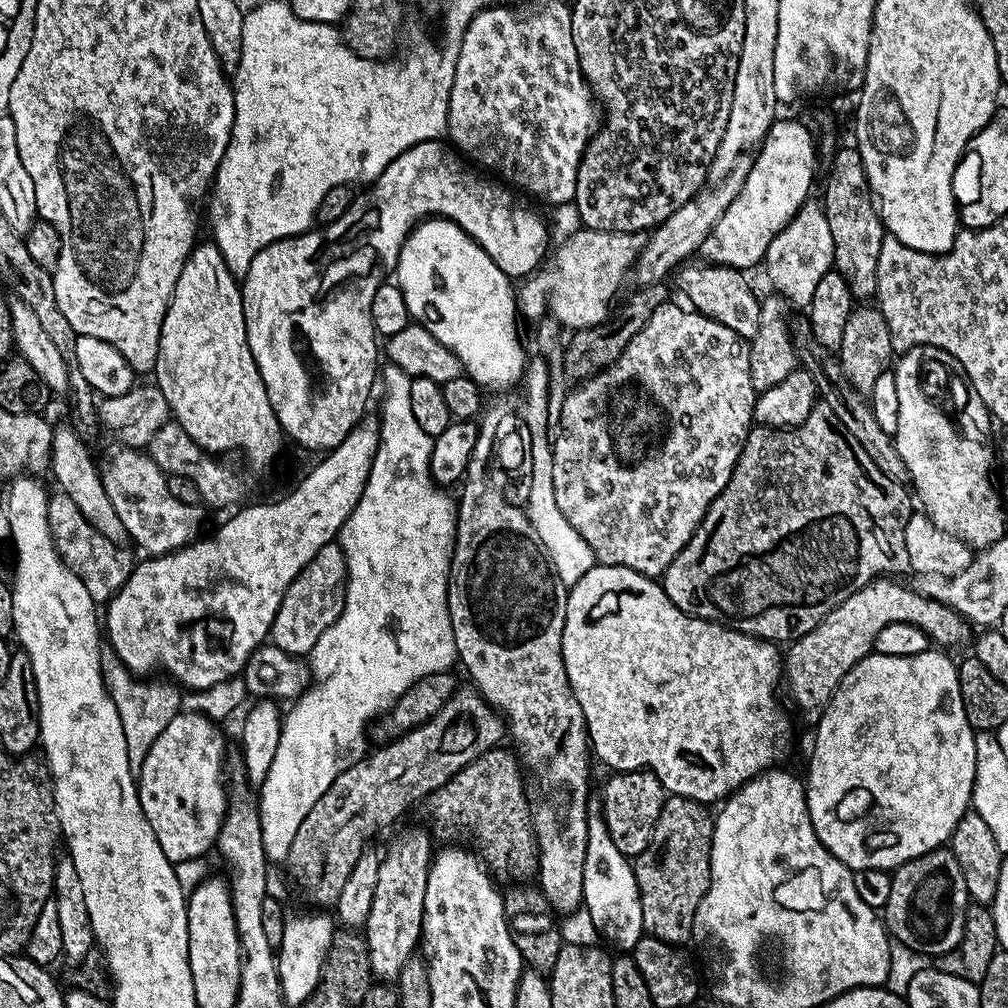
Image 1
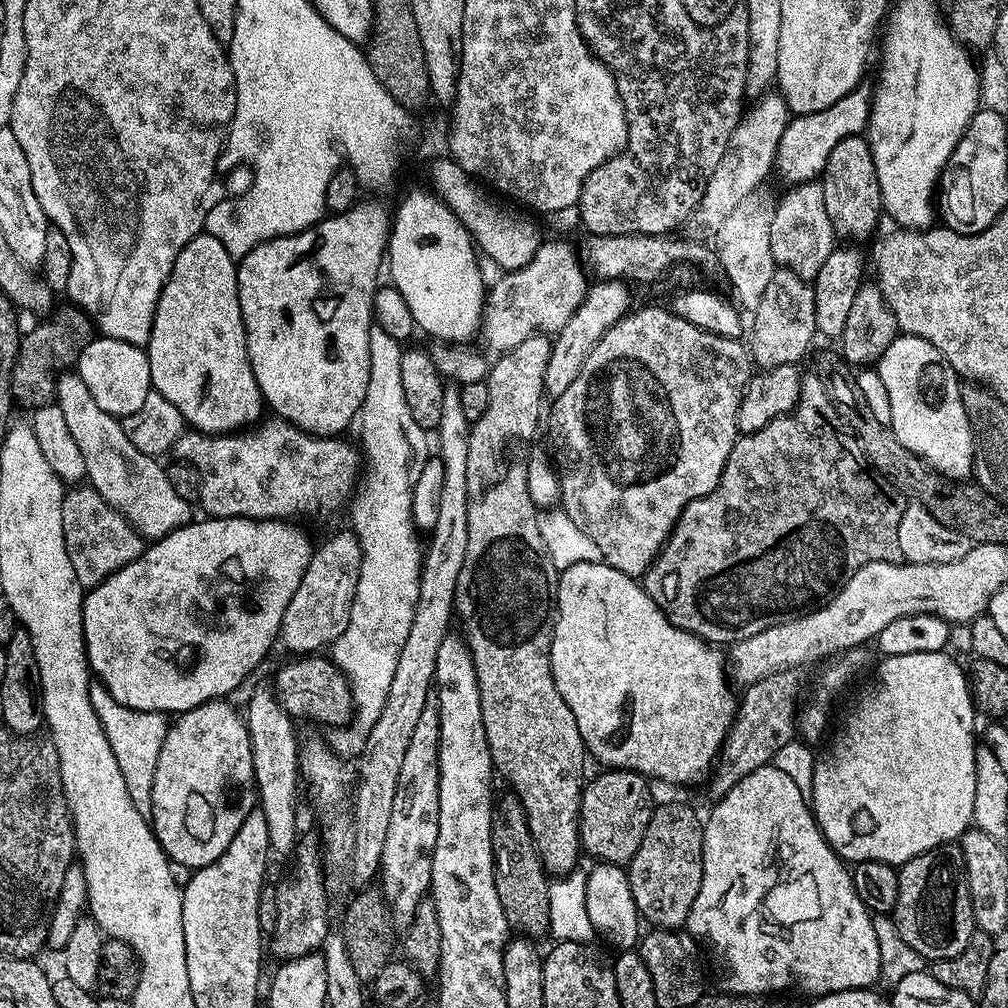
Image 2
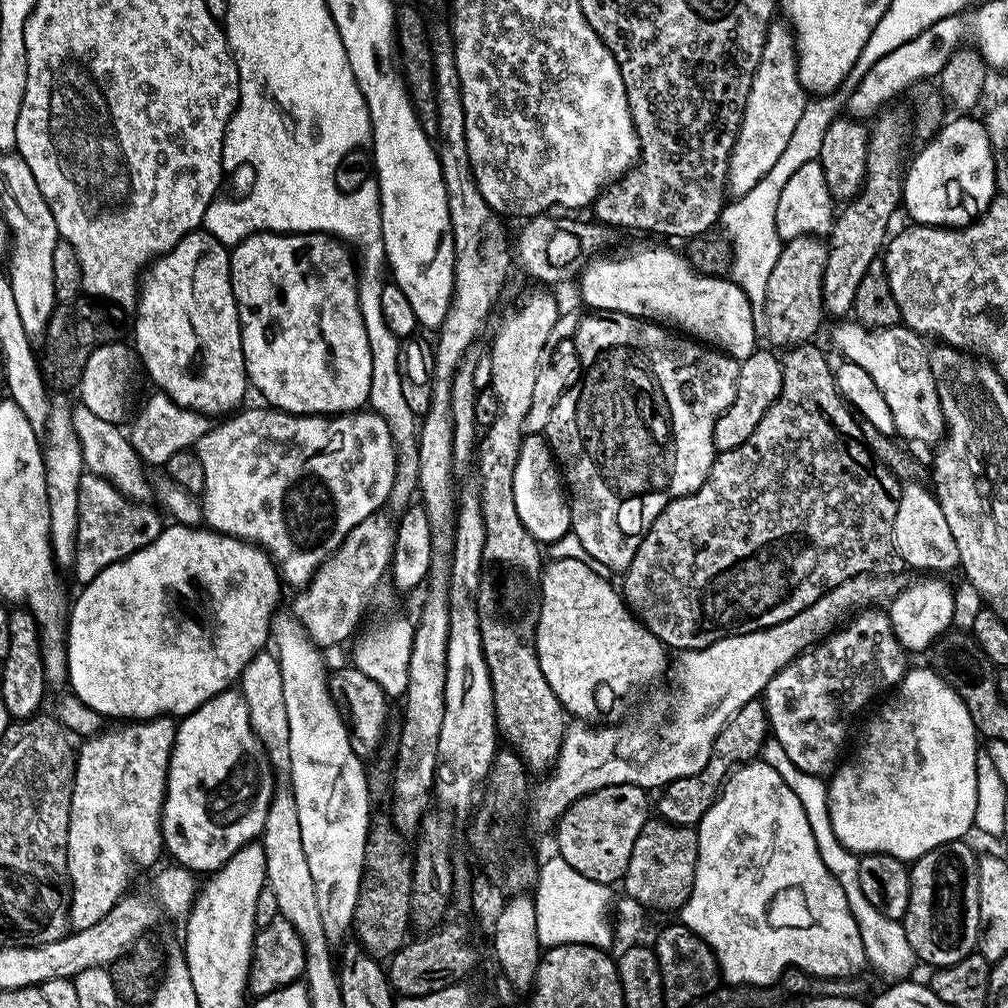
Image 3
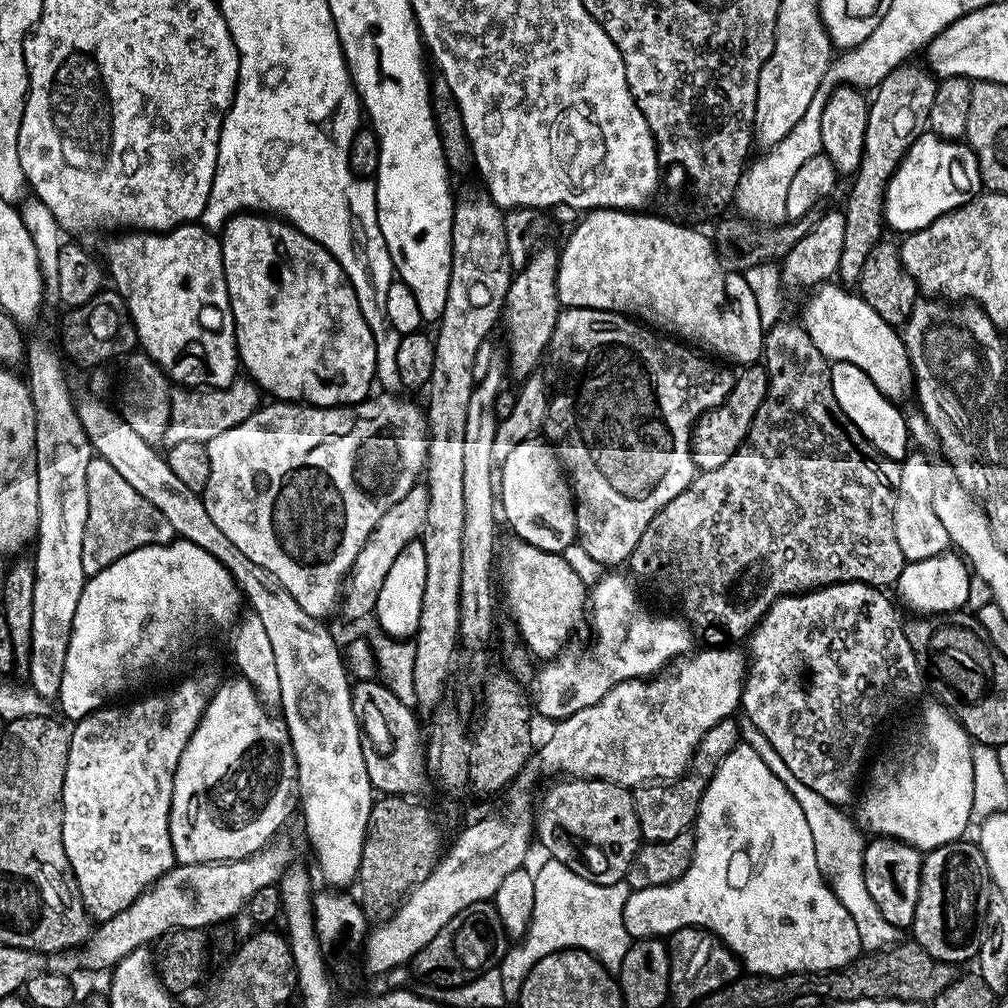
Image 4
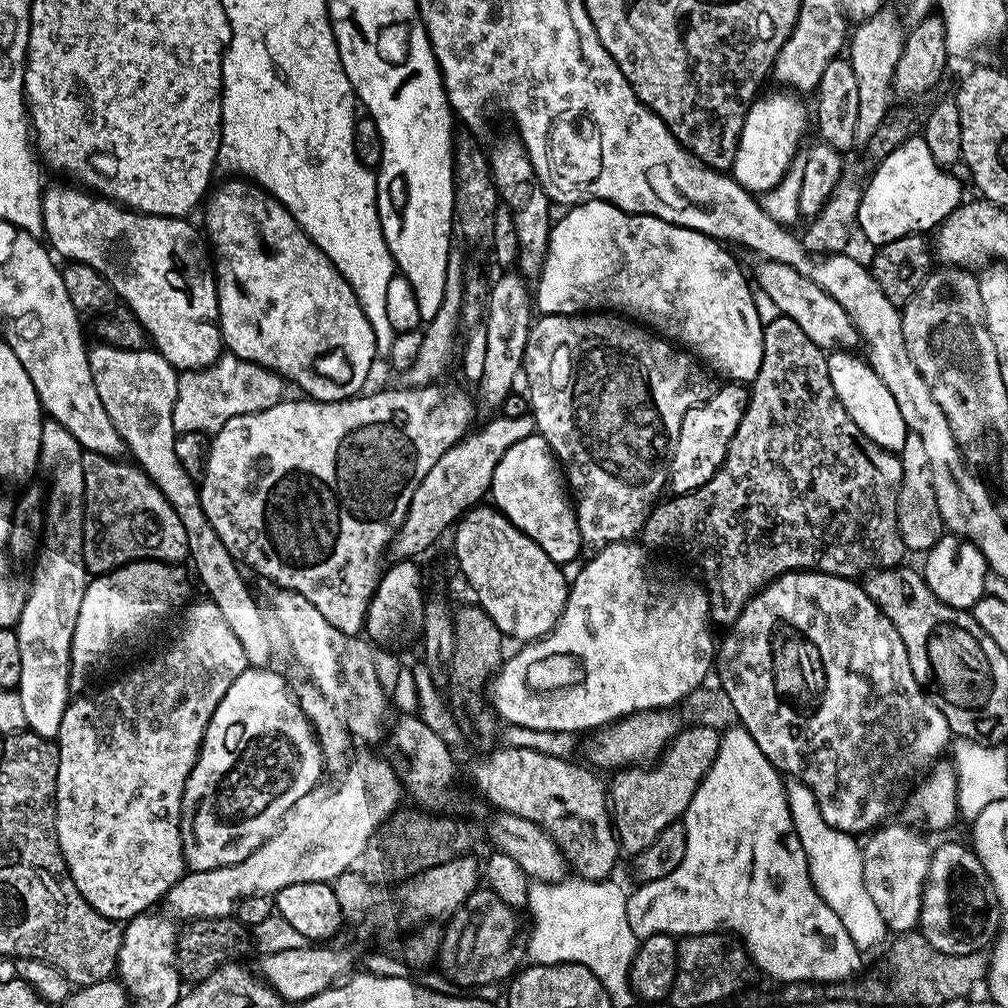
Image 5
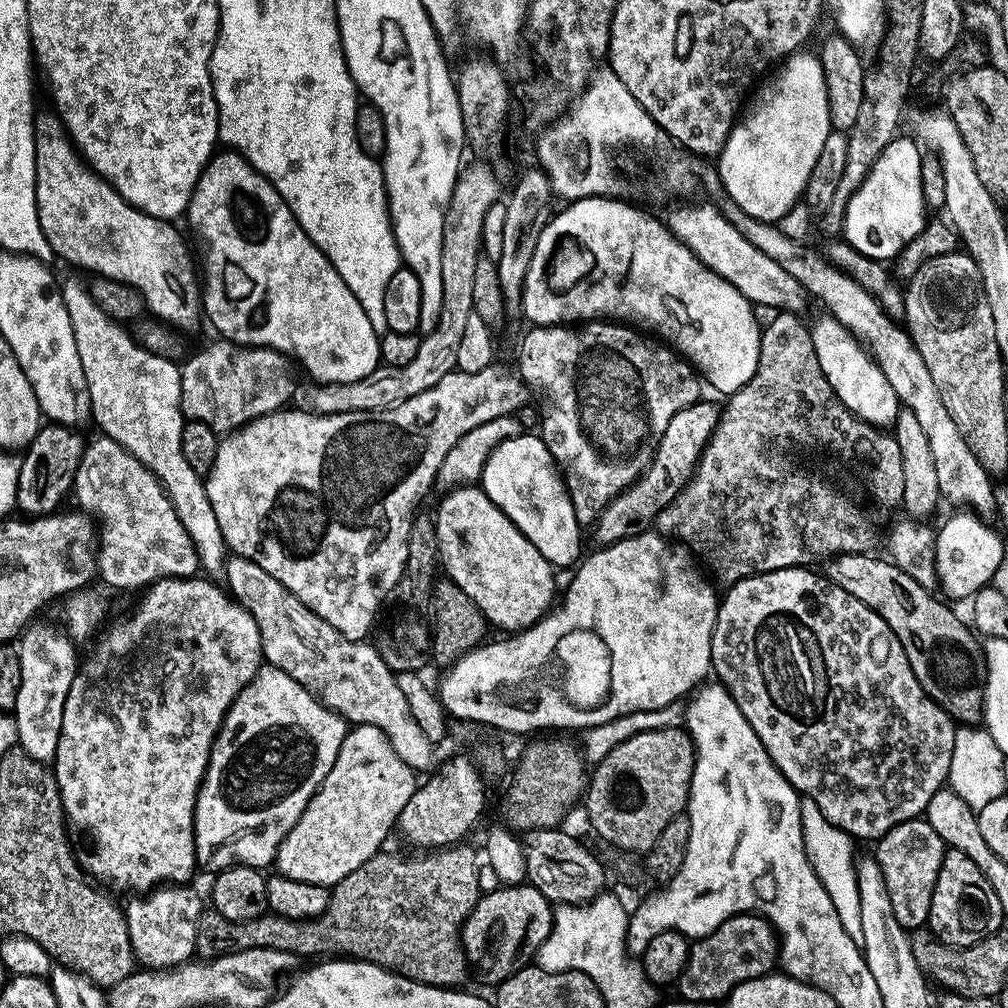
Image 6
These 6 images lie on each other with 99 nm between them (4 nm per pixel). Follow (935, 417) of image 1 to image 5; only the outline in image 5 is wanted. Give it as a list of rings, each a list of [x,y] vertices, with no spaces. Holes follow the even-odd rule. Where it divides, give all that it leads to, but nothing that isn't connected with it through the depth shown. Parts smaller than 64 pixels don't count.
[[[761,259],[759,263],[756,268],[756,280],[754,276],[755,287],[766,290],[774,306],[778,306],[780,315],[794,318],[794,322],[802,326],[802,331],[806,338],[810,338],[810,342],[825,350],[852,350],[857,347],[855,344],[861,343],[860,334],[846,310],[842,310],[842,306],[838,306],[838,302],[834,302],[834,298],[830,298],[826,290],[822,290],[822,286],[798,274],[798,270],[794,270],[789,264],[779,264],[766,259]]]

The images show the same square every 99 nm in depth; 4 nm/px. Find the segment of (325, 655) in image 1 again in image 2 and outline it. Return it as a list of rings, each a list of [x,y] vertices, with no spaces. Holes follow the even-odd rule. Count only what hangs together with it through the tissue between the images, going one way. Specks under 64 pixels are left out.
[[[375,326],[370,330],[370,382],[366,386],[364,406],[358,416],[358,428],[359,424],[364,431],[362,450],[366,455],[366,475],[362,480],[362,491],[351,505],[350,528],[356,533],[360,553],[364,557],[360,563],[360,577],[348,625],[343,634],[330,645],[330,659],[343,670],[345,678],[348,679],[354,705],[354,726],[337,731],[337,736],[330,740],[331,747],[340,754],[359,754],[364,749],[368,732],[374,722],[378,722],[378,714],[382,714],[382,706],[386,706],[386,698],[390,694],[390,682],[394,682],[398,654],[406,642],[406,634],[410,634],[410,622],[414,622],[414,610],[420,597],[422,540],[416,537],[418,529],[412,522],[412,495],[422,474],[422,466],[429,455],[428,440],[424,437],[427,436],[425,429],[420,428],[414,418],[410,418],[410,409],[407,408],[406,397],[402,394],[401,341],[390,338],[386,330]]]

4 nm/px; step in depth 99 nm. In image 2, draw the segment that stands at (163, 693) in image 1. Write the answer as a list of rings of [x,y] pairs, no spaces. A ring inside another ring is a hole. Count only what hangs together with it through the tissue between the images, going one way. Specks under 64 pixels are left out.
[[[93,681],[88,691],[91,705],[94,706],[98,720],[102,722],[103,732],[114,751],[114,758],[118,761],[122,778],[125,778],[126,792],[138,814],[144,821],[153,820],[153,782],[154,772],[157,770],[158,755],[161,754],[162,744],[170,727],[169,717],[158,711],[130,710],[109,694],[103,683]]]

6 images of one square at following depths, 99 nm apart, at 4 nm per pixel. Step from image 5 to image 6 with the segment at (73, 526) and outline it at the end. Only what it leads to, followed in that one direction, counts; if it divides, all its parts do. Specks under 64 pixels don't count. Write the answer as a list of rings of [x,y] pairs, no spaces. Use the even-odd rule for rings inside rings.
[[[40,624],[37,628],[32,626],[18,640],[22,662],[22,687],[18,689],[18,702],[14,709],[18,744],[26,754],[45,762],[55,761],[58,738],[62,734],[66,694],[78,671],[73,641],[57,628],[51,628],[48,624]]]

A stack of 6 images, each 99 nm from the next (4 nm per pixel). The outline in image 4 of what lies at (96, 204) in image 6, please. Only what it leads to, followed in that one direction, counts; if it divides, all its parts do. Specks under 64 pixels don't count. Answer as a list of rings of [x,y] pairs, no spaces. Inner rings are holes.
[[[199,222],[180,224],[176,228],[169,228],[166,232],[146,232],[143,230],[128,230],[123,234],[116,234],[108,244],[108,264],[106,260],[106,272],[114,283],[115,291],[124,297],[128,312],[132,315],[132,321],[136,327],[136,338],[143,355],[149,356],[156,365],[164,371],[173,385],[185,388],[228,388],[238,376],[238,357],[236,355],[236,323],[230,310],[230,298],[226,286],[226,274],[222,262],[222,250],[220,249],[220,236],[213,234]]]

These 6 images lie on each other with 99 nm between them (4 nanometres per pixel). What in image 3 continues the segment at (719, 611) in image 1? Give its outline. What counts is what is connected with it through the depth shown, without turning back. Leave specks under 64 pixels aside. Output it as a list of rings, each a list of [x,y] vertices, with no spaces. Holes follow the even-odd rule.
[[[812,342],[794,344],[785,351],[788,353],[783,353],[780,362],[782,394],[778,396],[774,406],[770,406],[770,410],[766,410],[762,422],[758,422],[758,430],[754,430],[754,434],[750,434],[750,438],[746,438],[746,442],[742,442],[742,446],[717,455],[706,482],[702,482],[702,486],[697,492],[691,492],[688,496],[680,496],[678,499],[672,500],[666,506],[666,510],[662,510],[662,514],[658,514],[656,521],[648,527],[648,533],[640,539],[640,545],[636,548],[630,566],[623,569],[622,595],[625,604],[669,649],[705,648],[727,636],[750,634],[786,622],[797,616],[802,610],[806,610],[814,602],[818,602],[818,598],[822,598],[842,582],[853,580],[855,576],[871,573],[875,569],[872,568],[875,564],[880,564],[888,555],[890,557],[893,555],[892,527],[896,517],[896,501],[902,487],[901,481],[893,476],[889,468],[885,468],[877,461],[861,437],[860,440],[856,437],[861,425],[836,388],[836,374],[833,365],[828,365],[823,350],[815,348],[814,345],[815,343]]]

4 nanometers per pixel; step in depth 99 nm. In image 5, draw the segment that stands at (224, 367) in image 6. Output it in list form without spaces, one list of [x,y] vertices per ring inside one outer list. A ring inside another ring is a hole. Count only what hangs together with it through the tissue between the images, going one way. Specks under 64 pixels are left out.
[[[221,354],[209,368],[198,372],[180,372],[176,378],[176,397],[174,398],[174,430],[182,432],[203,432],[215,434],[230,422],[230,418],[238,418],[242,414],[254,414],[262,410],[270,410],[270,406],[279,404],[285,399],[286,381],[277,372],[262,367],[254,362],[246,362],[231,354]]]

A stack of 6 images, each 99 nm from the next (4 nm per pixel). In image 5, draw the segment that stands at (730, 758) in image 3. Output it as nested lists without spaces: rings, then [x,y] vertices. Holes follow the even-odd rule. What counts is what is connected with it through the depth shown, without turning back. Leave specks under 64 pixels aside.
[[[708,722],[696,724],[685,732],[684,729],[677,731],[651,766],[625,766],[613,775],[616,777],[612,784],[610,780],[607,785],[608,798],[616,835],[625,853],[646,850],[646,846],[683,817],[714,758],[718,758],[721,735],[721,729]]]

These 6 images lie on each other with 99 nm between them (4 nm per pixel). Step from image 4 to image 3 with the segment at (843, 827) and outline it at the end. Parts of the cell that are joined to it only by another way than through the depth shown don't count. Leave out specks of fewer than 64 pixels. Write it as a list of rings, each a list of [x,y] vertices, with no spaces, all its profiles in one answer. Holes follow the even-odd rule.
[[[774,739],[765,741],[762,749],[762,759],[765,764],[774,766],[774,770],[778,770],[778,774],[782,774],[782,778],[786,782],[786,786],[790,786],[790,790],[794,790],[794,794],[798,794],[798,802],[802,802],[802,810],[806,810],[806,822],[810,822],[810,830],[814,834],[814,842],[818,846],[818,854],[822,854],[822,862],[826,862],[826,866],[830,870],[830,874],[834,874],[834,878],[842,890],[846,894],[846,902],[850,906],[850,914],[854,914],[854,922],[858,922],[858,934],[862,934],[862,946],[864,947],[864,958],[869,969],[873,968],[880,976],[885,976],[885,981],[899,982],[907,980],[913,975],[912,971],[918,967],[918,961],[914,954],[914,946],[910,946],[910,938],[906,938],[906,930],[901,921],[894,918],[886,918],[886,914],[882,914],[882,910],[875,908],[862,890],[862,885],[858,882],[858,866],[860,865],[860,856],[851,852],[846,846],[842,846],[842,842],[838,842],[838,834],[834,834],[834,826],[830,822],[830,810],[828,809],[828,790],[825,781],[818,776],[811,776],[802,770],[798,770],[798,766],[794,766],[794,762],[790,762],[789,755],[786,750],[782,750],[782,746]]]

